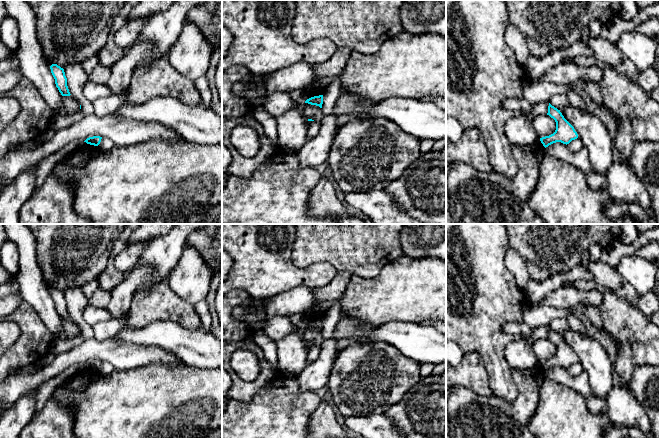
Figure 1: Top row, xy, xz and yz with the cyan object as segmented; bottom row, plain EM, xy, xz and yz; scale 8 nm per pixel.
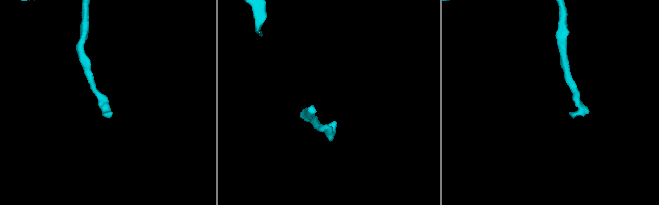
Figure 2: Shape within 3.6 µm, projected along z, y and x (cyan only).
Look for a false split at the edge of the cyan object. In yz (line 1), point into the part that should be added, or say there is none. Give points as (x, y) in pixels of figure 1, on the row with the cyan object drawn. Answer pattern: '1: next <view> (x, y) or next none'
1: next none

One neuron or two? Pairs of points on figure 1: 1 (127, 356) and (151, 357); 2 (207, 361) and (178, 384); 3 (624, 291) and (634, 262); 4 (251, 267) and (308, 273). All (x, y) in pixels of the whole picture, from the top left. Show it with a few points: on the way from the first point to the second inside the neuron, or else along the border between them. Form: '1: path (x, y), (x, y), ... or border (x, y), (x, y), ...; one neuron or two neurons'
1: path (133, 356), (145, 356); one neuron
2: border (182, 360), (190, 366), (211, 369); two neurons
3: border (615, 269), (639, 296); two neurons
4: path (265, 269), (275, 273), (294, 273); one neuron

